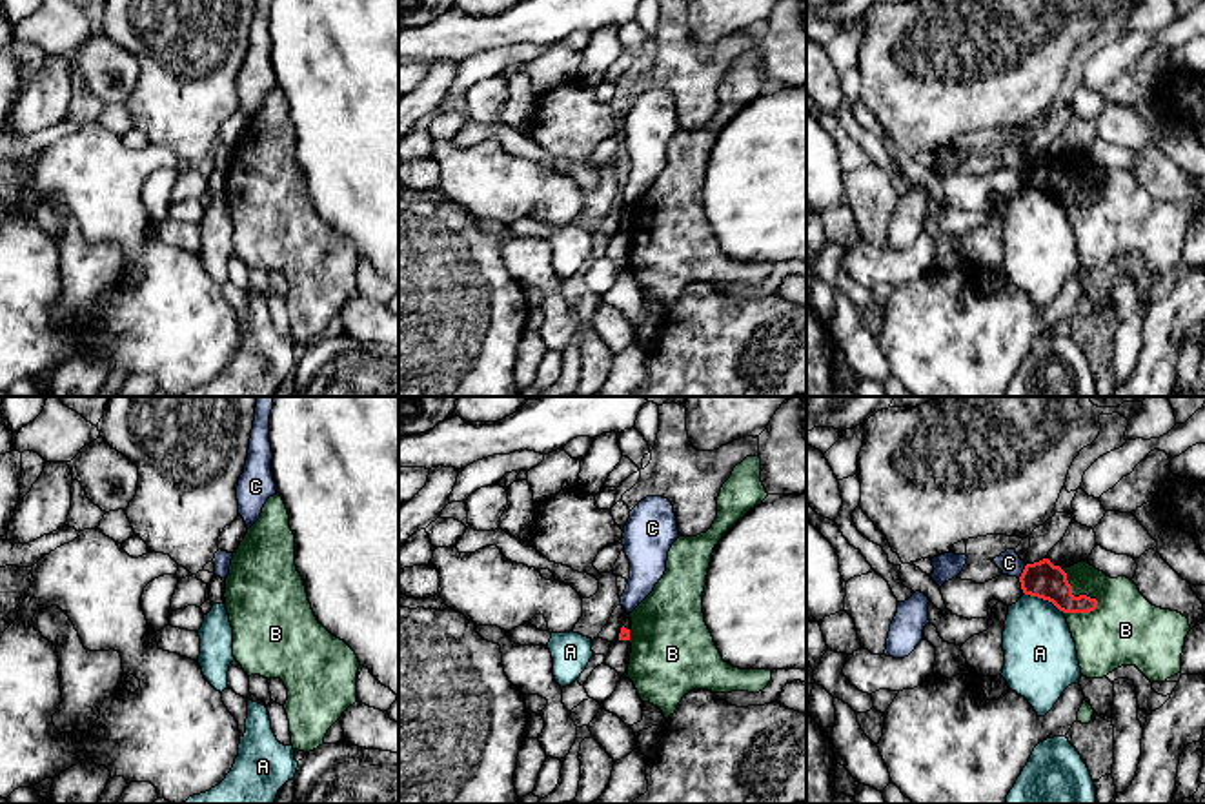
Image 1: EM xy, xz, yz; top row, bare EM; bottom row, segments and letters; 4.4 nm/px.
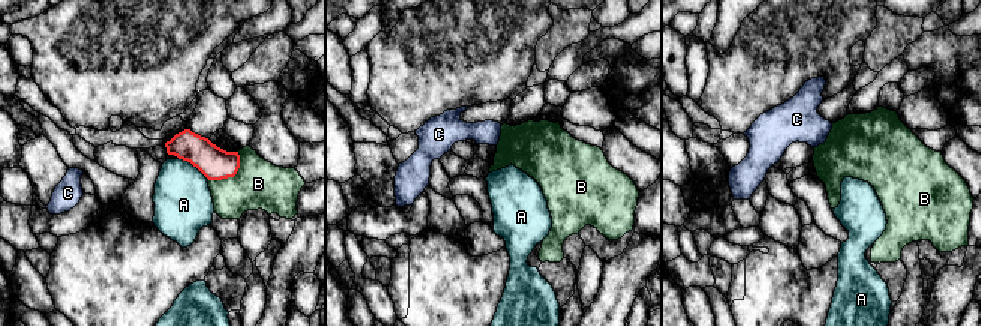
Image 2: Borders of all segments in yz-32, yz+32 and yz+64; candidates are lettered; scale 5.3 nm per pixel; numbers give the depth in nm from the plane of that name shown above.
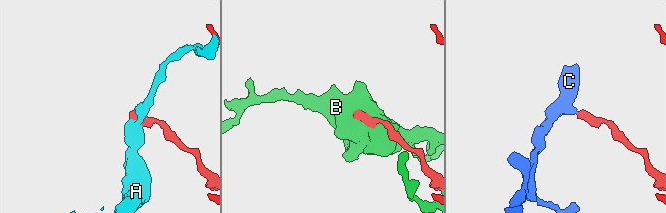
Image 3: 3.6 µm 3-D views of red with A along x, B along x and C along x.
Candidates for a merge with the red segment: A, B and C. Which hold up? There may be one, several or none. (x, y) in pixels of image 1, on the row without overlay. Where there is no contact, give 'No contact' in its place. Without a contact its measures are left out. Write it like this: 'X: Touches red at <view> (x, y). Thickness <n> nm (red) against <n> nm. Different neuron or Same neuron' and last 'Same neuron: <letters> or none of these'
A: Touches red at yz (1045, 191). Thickness 160 nm (red) against 320 nm. Different neuron
B: Touches red at yz (1080, 188). Thickness 160 nm (red) against 320 nm. Different neuron
C: Touches red at yz (1023, 164). Thickness 160 nm (red) against 100 nm. Different neuron
Same neuron: none of these

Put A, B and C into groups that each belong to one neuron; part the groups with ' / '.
A / B / C

